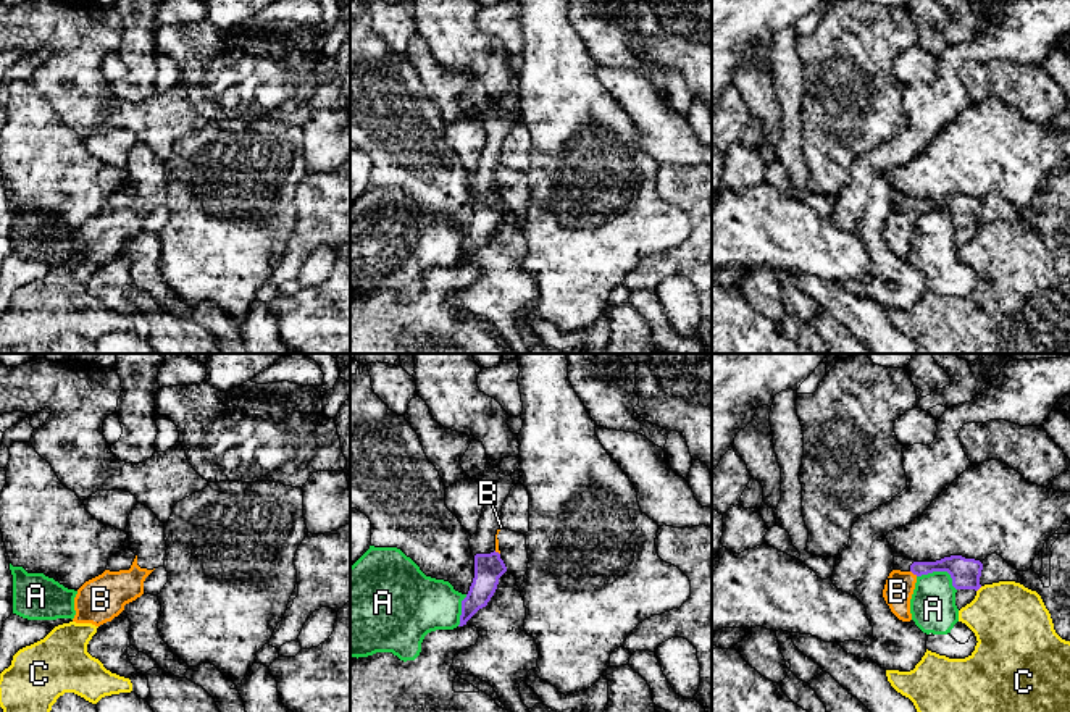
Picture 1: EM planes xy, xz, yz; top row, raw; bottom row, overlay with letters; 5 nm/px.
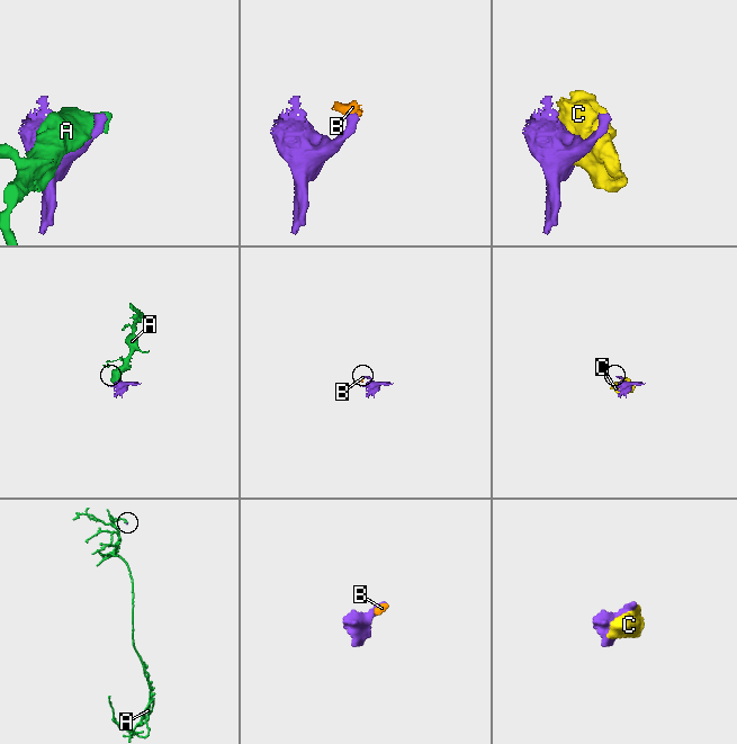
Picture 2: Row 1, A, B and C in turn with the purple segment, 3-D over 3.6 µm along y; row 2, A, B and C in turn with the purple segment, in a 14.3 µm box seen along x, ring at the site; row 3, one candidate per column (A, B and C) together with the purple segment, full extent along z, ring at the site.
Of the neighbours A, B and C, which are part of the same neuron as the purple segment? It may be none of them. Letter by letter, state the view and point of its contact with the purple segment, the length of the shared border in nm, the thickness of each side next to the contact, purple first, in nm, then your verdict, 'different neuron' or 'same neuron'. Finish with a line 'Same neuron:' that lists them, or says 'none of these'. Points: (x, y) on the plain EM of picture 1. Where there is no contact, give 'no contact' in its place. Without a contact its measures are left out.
A: yz (941, 209) | 220 nm | 150/220 nm | different neuron
B: yz (914, 212) | 50 nm | 140/150 nm | different neuron
C: yz (978, 226) | 40 nm | 150/380 nm | different neuron
Same neuron: none of these

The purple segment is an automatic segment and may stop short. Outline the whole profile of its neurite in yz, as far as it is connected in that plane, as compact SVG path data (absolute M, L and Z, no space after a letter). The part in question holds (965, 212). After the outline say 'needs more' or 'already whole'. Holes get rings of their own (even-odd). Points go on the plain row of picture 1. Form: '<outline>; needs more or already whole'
M951 194L936 200L917 200L907 195L894 195L894 208L912 210L917 215L933 210L947 210L955 228L978 229L981 226L980 215L983 202L962 194Z; needs more

